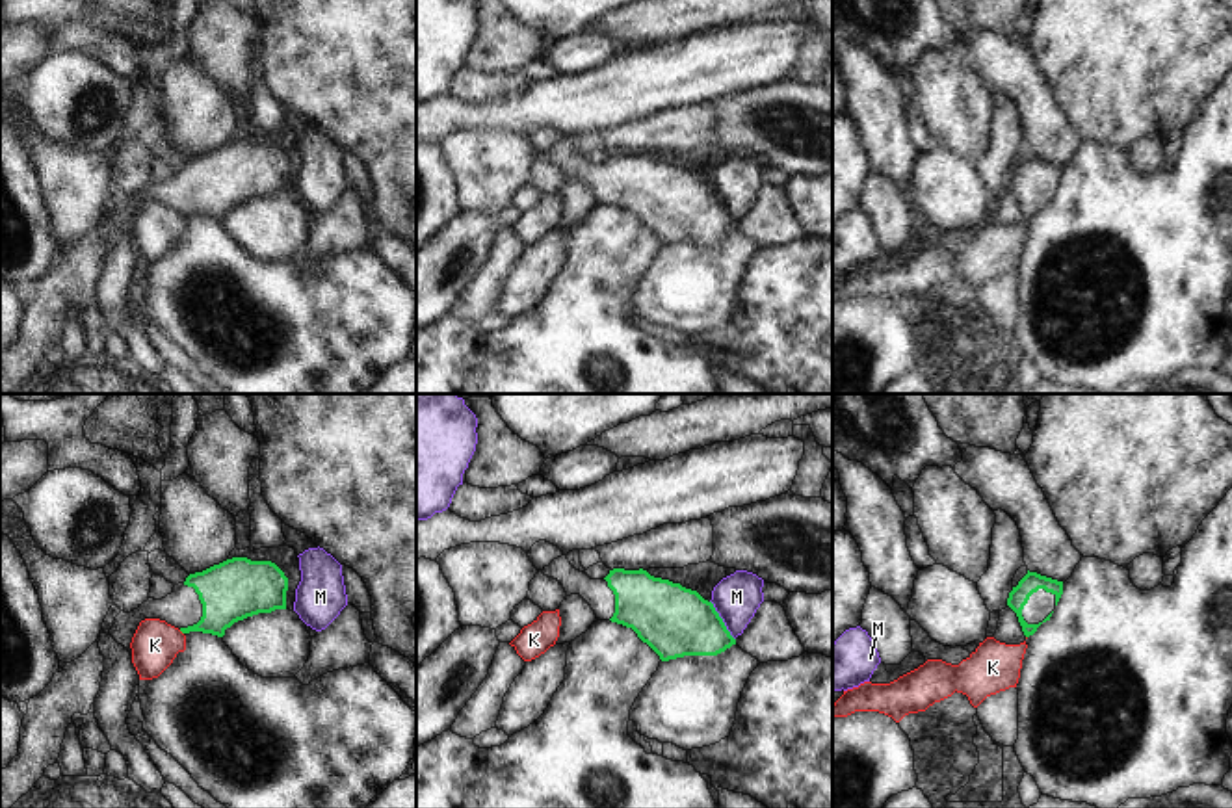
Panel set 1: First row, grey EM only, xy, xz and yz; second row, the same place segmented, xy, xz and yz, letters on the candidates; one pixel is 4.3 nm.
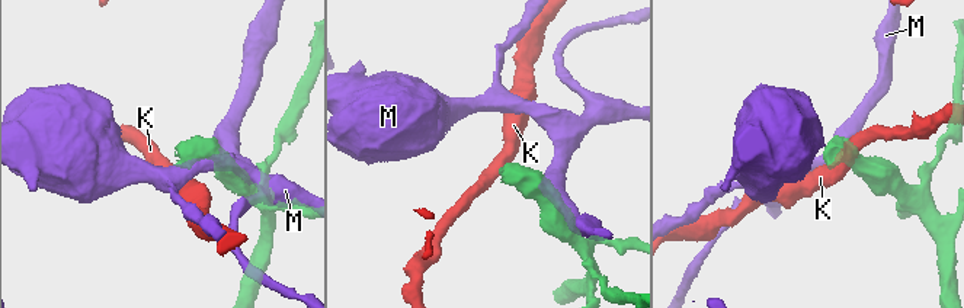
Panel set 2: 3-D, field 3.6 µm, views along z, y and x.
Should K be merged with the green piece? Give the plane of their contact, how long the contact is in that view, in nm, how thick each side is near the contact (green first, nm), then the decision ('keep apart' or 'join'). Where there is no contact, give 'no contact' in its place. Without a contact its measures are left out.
no contact | keep apart

